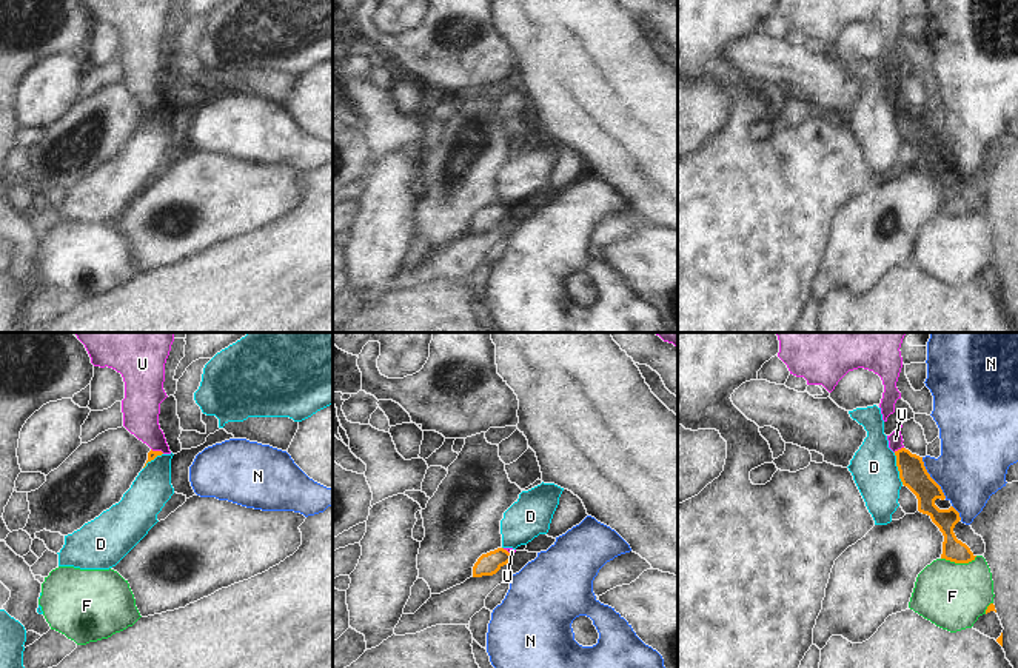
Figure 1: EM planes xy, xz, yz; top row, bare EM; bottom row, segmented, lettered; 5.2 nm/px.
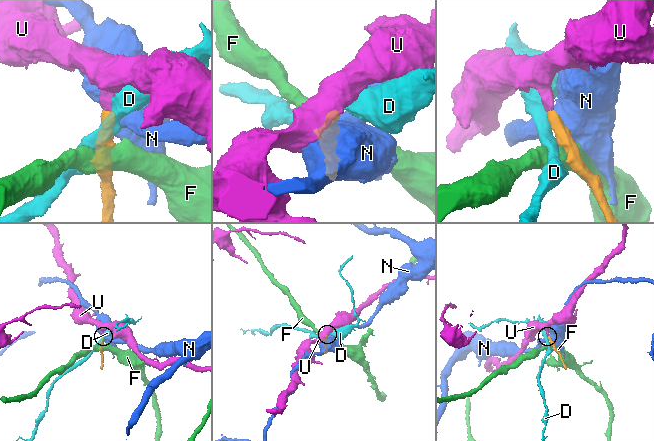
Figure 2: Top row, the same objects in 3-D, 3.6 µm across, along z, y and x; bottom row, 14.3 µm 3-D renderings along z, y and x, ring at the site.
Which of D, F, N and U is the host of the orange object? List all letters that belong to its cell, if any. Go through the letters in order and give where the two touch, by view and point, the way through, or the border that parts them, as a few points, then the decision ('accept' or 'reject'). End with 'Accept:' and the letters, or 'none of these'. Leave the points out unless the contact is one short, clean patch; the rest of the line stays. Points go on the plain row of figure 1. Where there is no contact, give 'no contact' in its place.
D: contact yz (898, 123); border yz (894, 108), (898, 133), (903, 139); reject
F: contact yz (958, 217); reject
N: contact yz (930, 133); border yz (921, 113), (926, 126), (946, 153); reject
U: contact yz (898, 105); way yz (912, 126), (898, 105), (895, 94); accept
Accept: U

